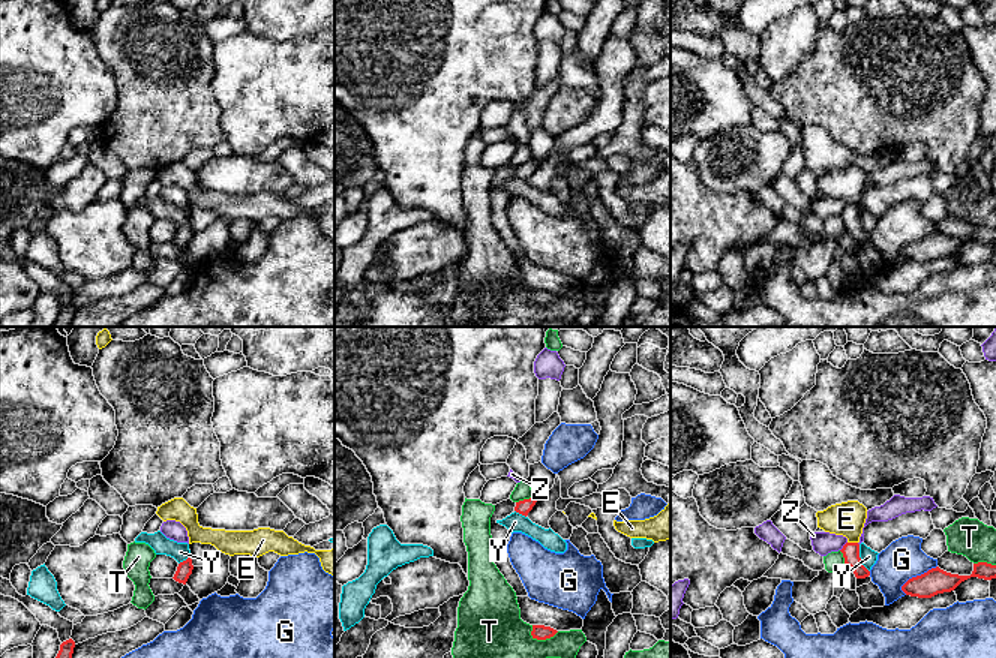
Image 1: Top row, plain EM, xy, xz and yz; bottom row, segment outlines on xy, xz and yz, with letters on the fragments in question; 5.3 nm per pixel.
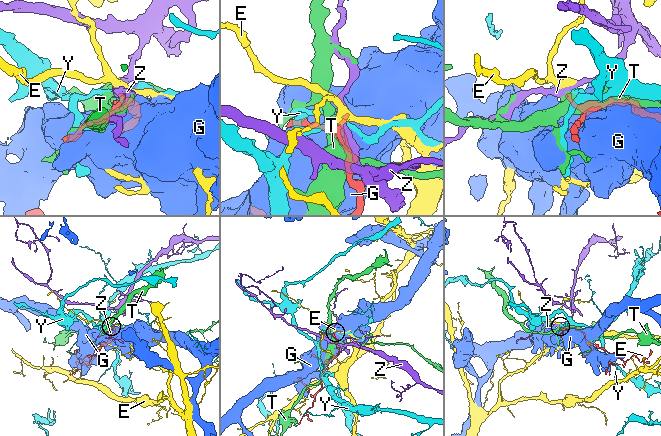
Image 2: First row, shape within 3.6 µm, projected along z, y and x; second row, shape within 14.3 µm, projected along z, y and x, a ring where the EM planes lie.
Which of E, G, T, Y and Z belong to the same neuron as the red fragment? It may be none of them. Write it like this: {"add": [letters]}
{"add": []}

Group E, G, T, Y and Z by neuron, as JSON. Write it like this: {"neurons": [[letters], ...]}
{"neurons": [["E"], ["G"], ["T"], ["Y"], ["Z"]]}

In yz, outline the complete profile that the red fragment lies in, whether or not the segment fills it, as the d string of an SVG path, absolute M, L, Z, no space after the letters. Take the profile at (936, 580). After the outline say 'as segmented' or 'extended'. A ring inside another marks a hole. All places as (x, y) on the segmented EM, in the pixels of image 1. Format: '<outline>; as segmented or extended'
M987 562L974 564L970 576L951 574L936 567L921 576L909 579L902 586L902 591L910 597L932 598L938 594L954 591L962 582L970 577L984 580L996 579L996 565Z; as segmented

